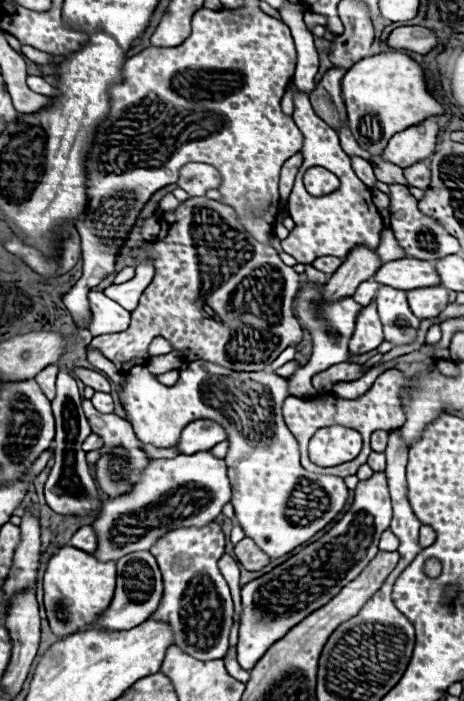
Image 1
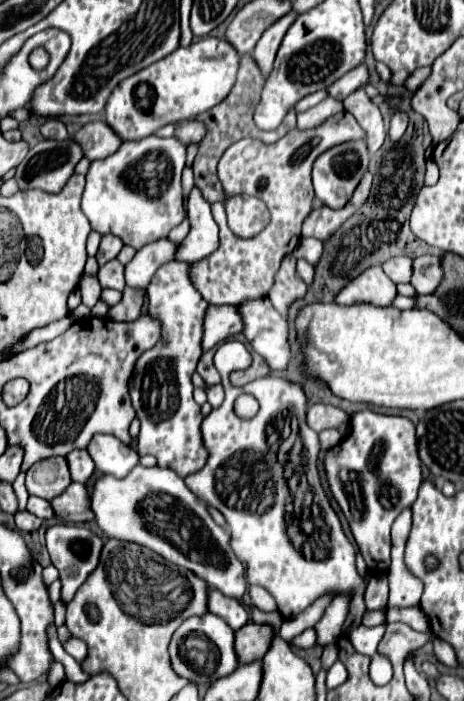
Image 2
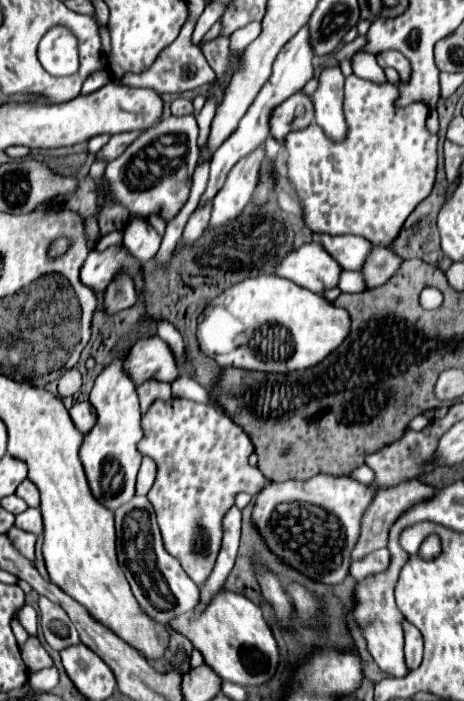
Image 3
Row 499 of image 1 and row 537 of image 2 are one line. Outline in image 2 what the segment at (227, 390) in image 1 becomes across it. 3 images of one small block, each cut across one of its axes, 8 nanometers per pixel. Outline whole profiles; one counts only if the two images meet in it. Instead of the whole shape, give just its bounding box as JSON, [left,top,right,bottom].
[184,376,366,630]

